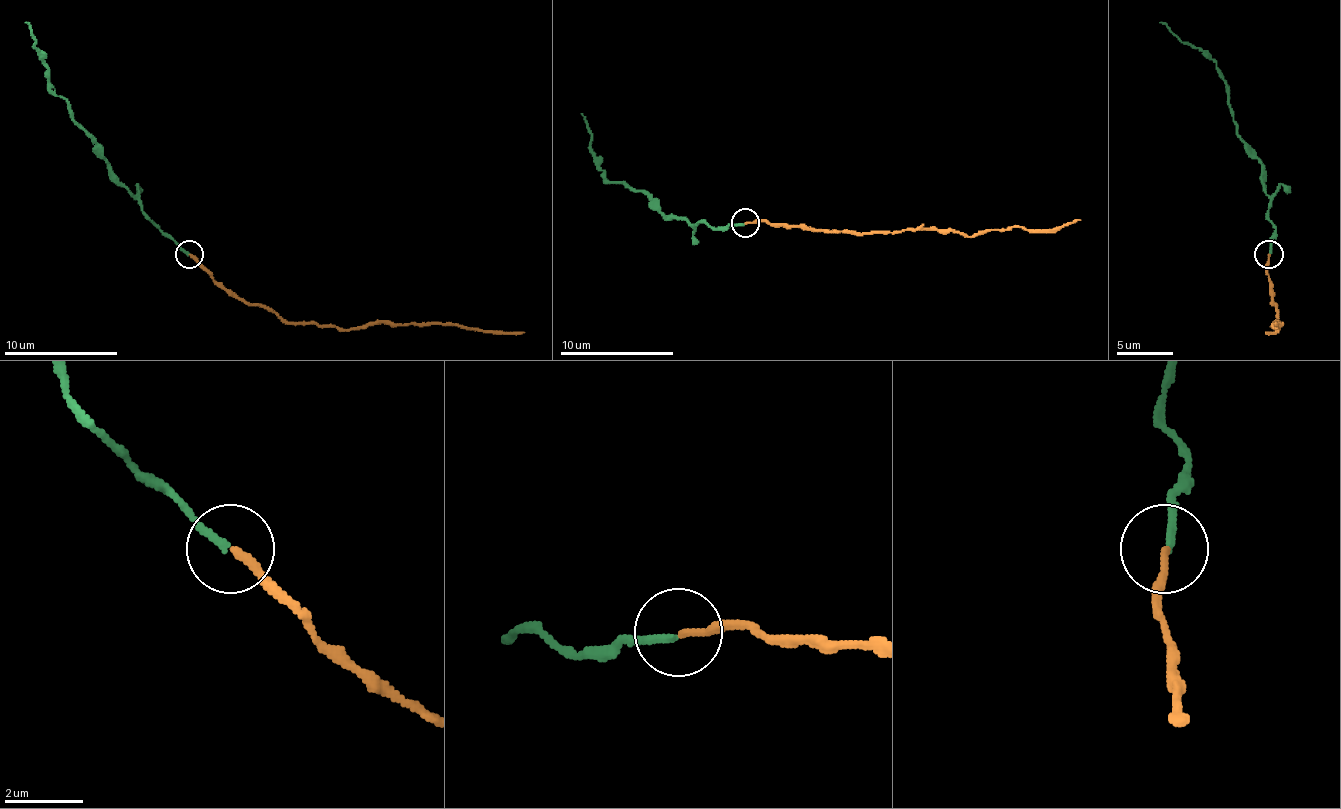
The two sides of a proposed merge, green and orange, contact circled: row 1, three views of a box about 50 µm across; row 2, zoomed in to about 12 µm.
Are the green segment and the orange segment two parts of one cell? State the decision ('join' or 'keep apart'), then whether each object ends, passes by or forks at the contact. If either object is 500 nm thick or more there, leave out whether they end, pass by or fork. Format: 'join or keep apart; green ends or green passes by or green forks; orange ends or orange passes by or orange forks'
keep apart; green ends; orange ends

